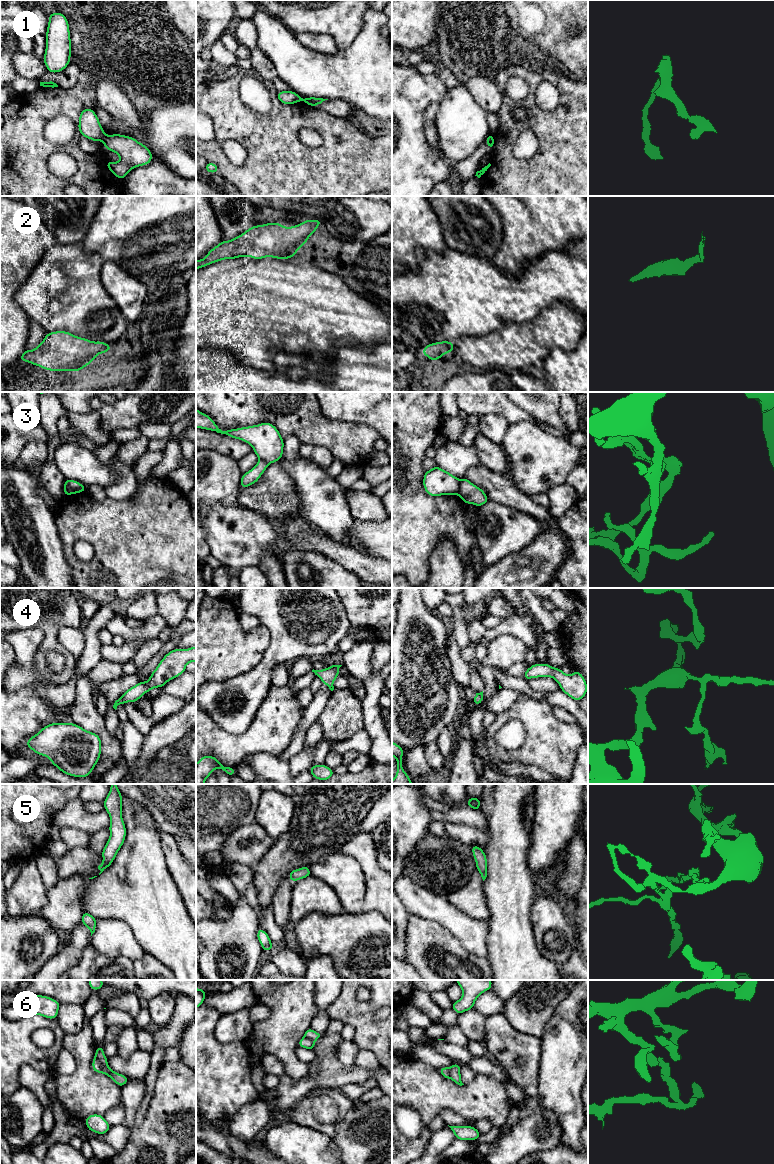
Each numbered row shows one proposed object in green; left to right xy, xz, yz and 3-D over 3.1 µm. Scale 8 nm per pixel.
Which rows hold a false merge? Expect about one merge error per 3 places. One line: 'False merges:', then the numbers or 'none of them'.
False merges: 1, 3, 6

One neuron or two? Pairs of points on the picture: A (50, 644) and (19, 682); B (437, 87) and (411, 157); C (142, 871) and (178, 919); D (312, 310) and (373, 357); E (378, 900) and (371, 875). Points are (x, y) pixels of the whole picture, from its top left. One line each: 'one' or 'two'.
A: two
B: one
C: one
D: two
E: one

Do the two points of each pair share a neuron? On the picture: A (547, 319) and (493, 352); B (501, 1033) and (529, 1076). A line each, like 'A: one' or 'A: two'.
A: one
B: one

